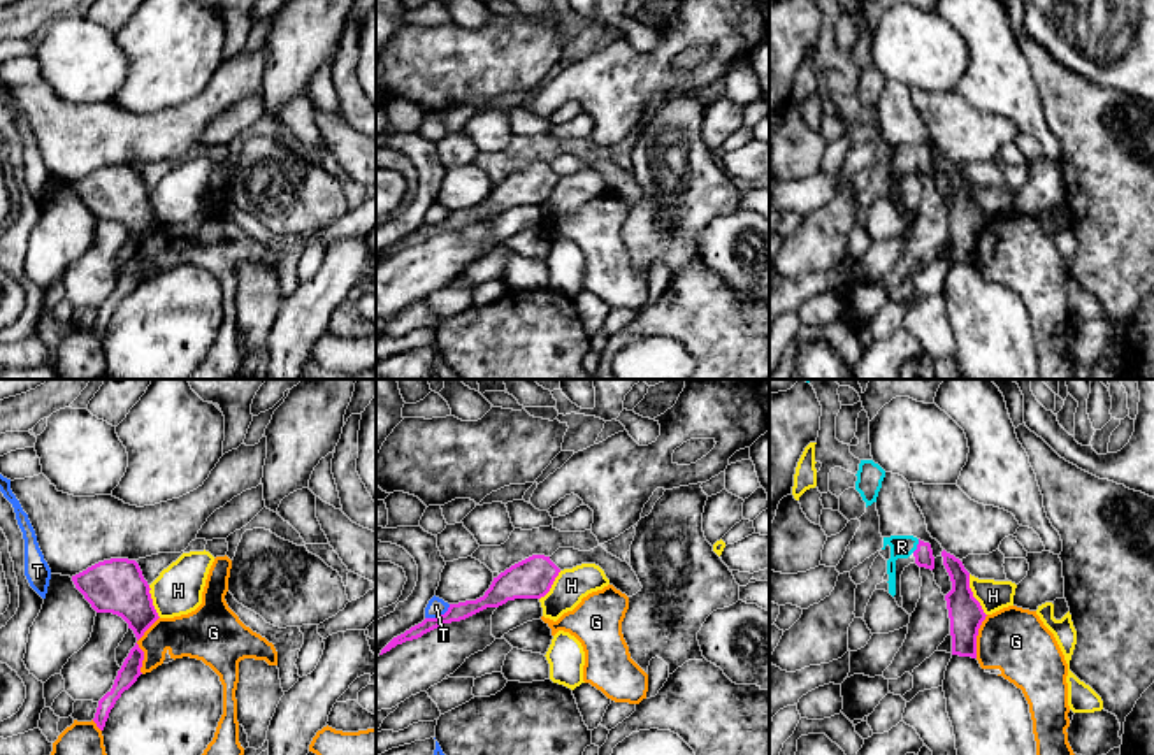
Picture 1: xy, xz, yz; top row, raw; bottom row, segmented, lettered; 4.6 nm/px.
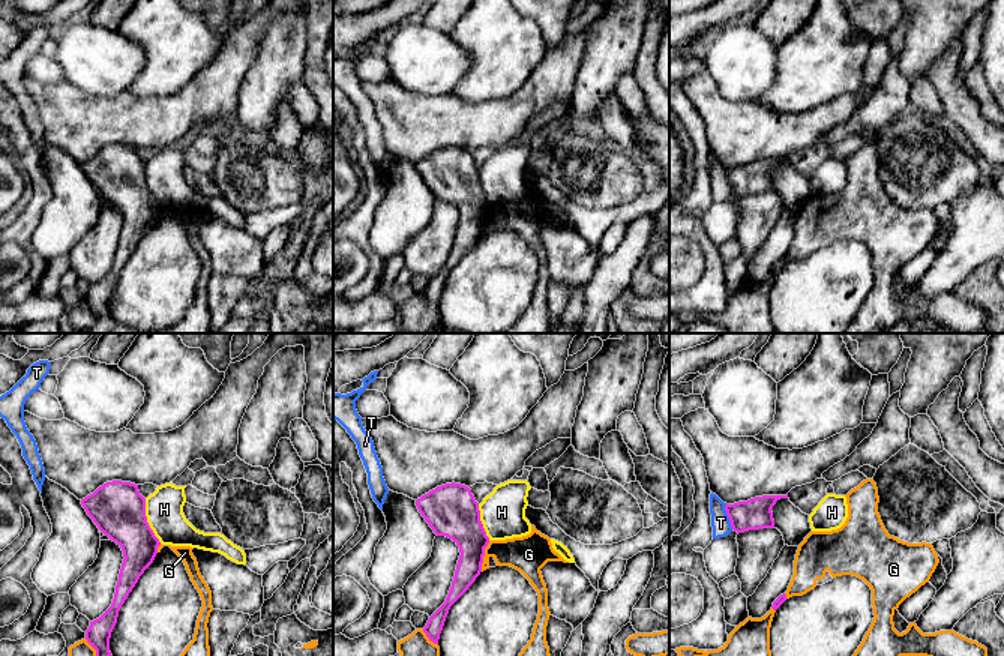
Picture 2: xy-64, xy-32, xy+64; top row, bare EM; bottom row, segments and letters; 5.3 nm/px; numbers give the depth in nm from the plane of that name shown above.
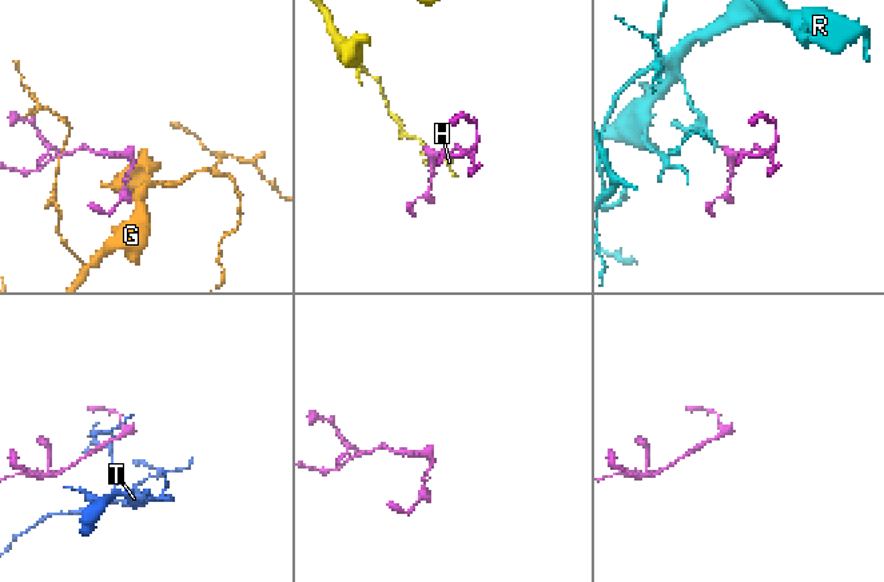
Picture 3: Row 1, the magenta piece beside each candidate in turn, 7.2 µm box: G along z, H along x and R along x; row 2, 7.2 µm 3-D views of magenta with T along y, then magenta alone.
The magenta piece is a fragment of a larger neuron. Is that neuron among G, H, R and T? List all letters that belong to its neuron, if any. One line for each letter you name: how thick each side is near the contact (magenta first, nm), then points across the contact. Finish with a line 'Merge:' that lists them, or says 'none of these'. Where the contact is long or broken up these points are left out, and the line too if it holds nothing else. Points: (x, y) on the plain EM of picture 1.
R: calibres 80 and 110 nm; way yz (923, 162), (917, 153), (901, 153)
Merge: R

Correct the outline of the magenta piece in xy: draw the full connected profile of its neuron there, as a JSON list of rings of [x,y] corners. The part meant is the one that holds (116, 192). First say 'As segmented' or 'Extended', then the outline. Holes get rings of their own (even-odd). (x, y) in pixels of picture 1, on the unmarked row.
As segmented. [[[104,167],[72,183],[72,188],[97,219],[121,223],[137,248],[160,225],[135,167]]]

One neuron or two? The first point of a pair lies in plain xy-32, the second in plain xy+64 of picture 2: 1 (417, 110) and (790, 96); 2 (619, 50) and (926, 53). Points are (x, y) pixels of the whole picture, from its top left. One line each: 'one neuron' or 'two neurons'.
1: two neurons
2: one neuron

